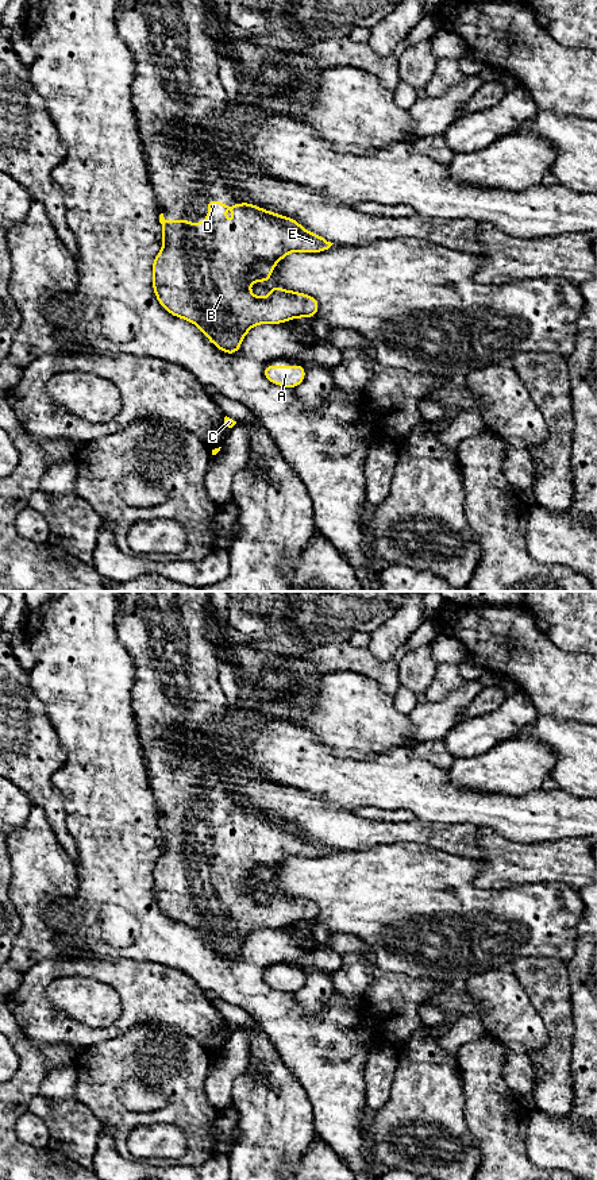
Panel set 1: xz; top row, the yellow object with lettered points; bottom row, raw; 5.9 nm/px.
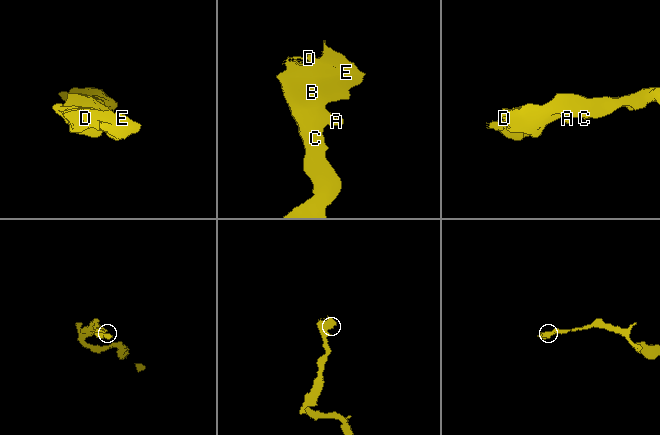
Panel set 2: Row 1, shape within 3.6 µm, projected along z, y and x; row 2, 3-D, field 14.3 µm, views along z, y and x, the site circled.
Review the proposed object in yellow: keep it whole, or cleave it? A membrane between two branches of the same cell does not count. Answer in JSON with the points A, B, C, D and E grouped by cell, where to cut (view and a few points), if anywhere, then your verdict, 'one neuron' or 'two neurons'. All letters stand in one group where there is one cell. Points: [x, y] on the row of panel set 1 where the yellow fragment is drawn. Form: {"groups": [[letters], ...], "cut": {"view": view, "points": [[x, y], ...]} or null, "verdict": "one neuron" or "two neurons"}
{"groups": [["A", "B", "C", "D", "E"]], "cut": null, "verdict": "one neuron"}

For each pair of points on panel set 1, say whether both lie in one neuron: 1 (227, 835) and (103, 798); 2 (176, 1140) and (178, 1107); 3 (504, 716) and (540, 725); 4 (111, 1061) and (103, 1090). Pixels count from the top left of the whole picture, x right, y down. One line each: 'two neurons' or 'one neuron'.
1: two neurons
2: two neurons
3: two neurons
4: one neuron

